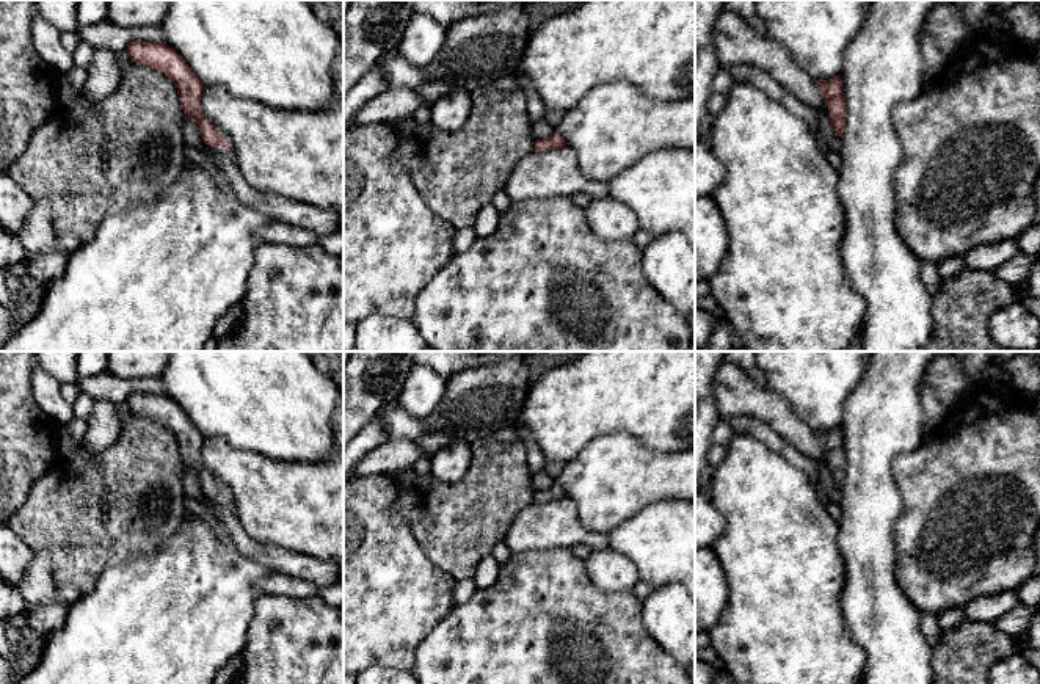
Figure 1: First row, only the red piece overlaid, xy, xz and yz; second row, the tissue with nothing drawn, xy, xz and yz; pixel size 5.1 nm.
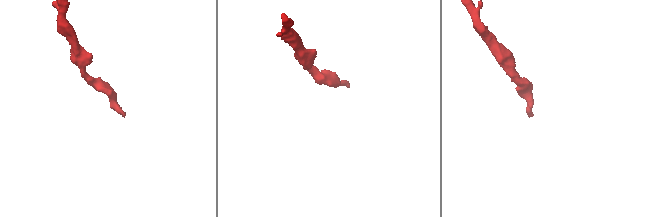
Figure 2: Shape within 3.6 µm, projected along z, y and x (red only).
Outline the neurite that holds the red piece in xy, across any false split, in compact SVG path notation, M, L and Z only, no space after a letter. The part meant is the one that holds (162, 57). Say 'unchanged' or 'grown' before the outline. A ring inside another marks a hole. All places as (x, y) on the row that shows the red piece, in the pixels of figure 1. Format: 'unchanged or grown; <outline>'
grown; M133 41L124 52L129 55L132 63L146 64L168 75L177 88L184 115L196 121L204 144L210 151L237 162L229 135L221 132L204 116L201 97L205 85L173 47L166 42L155 44Z

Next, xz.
unchanged; M552 133L547 138L536 140L533 151L535 152L549 152L552 149L560 149L560 147L565 147L565 146L566 146L565 140L558 133Z

